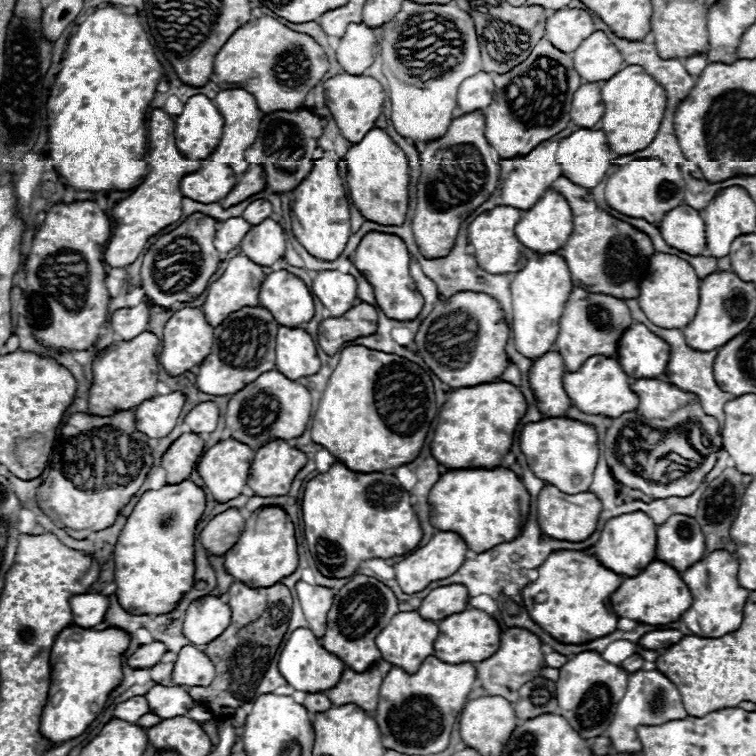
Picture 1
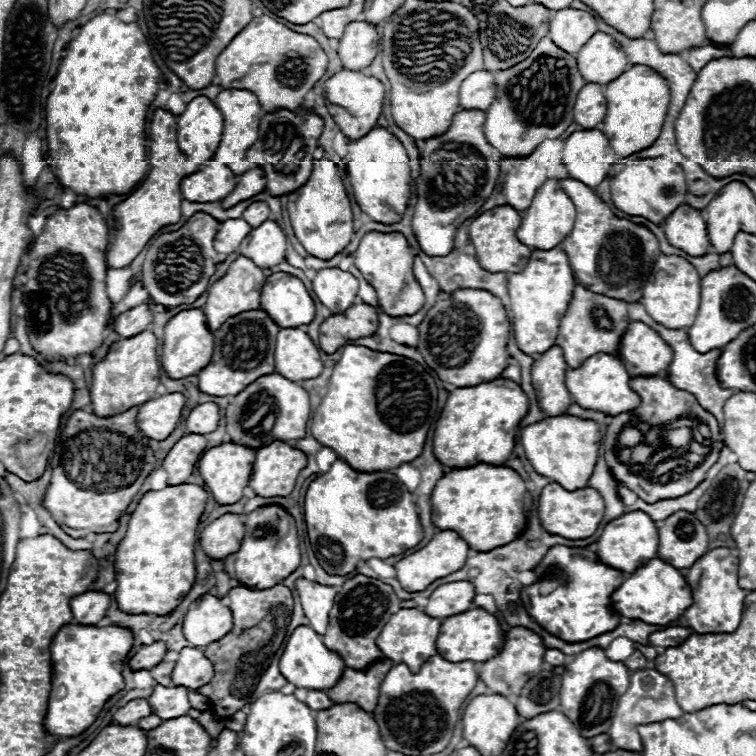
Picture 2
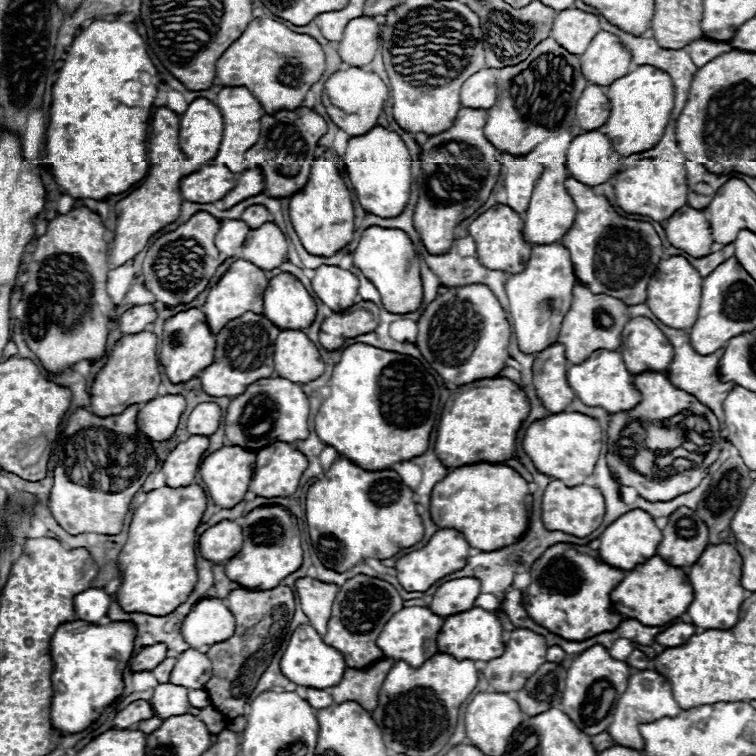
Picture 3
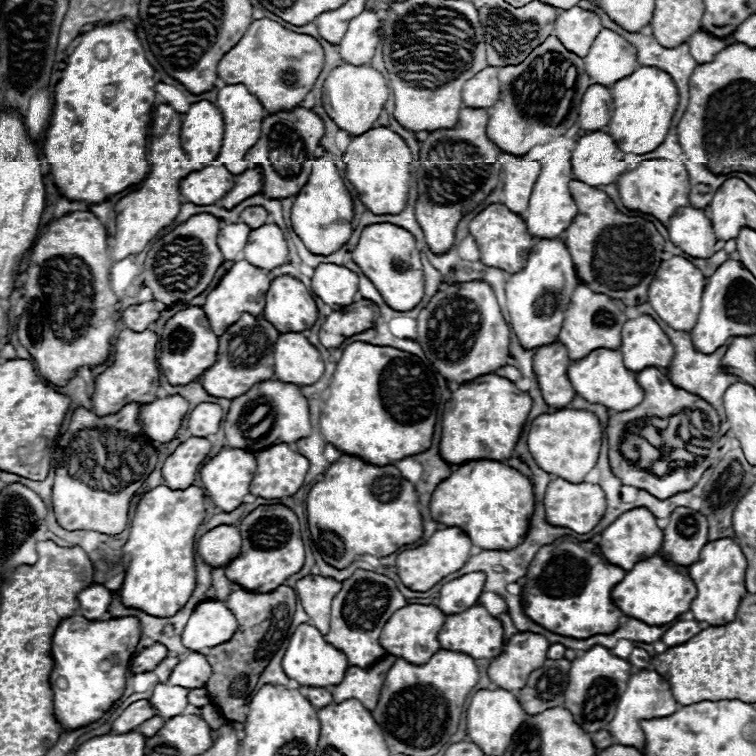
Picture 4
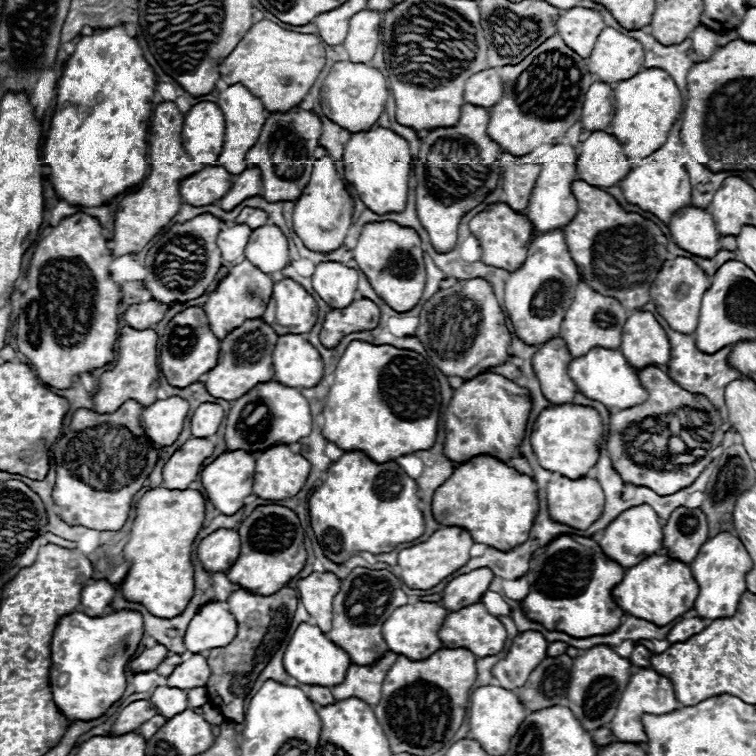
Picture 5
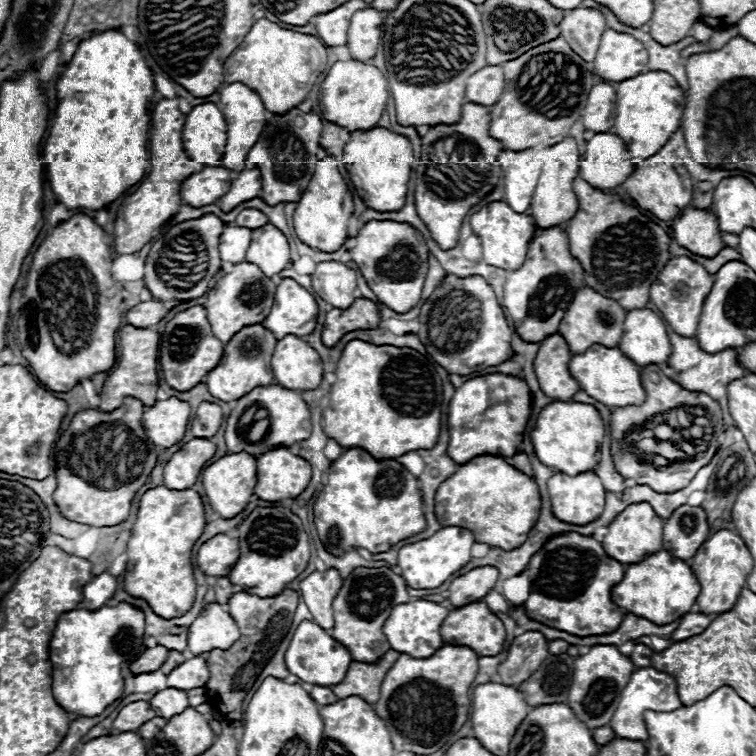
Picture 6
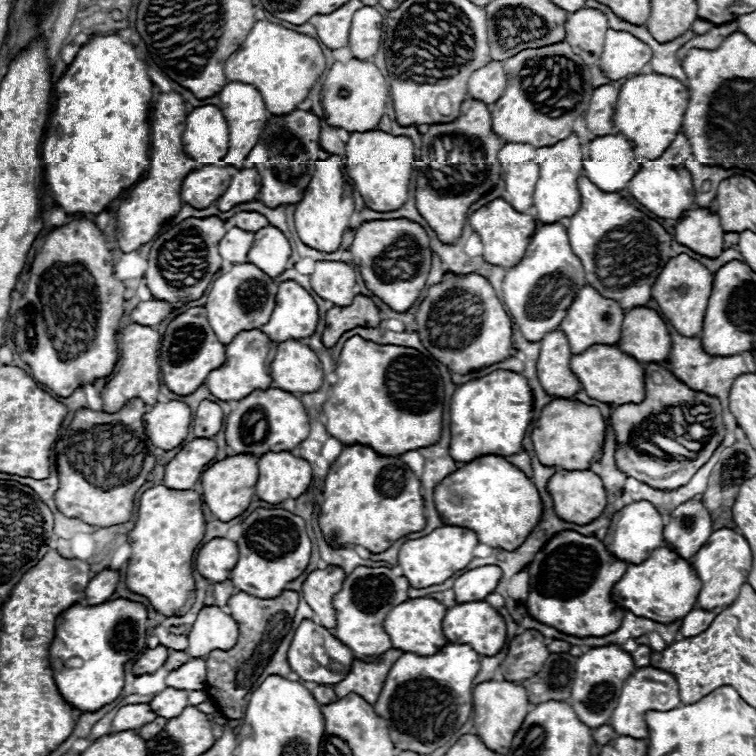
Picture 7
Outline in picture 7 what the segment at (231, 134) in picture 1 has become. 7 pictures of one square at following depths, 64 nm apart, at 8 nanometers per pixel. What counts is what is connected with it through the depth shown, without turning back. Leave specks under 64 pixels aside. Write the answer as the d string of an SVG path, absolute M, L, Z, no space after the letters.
M230 82L226 84L220 92L218 92L218 104L220 110L228 122L228 130L230 130L230 146L228 146L228 154L224 156L224 162L230 166L236 166L238 170L244 168L246 156L250 154L250 150L256 146L260 132L264 130L264 124L268 120L268 110L264 106L264 100L260 96L260 92L250 86L250 84L242 84L242 82Z

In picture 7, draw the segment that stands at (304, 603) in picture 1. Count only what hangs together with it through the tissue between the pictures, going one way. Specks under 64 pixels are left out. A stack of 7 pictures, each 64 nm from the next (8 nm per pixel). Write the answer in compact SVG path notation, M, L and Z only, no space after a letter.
M328 566L324 570L314 570L302 586L304 600L308 600L310 608L318 618L316 622L324 628L336 626L336 610L332 606L332 598L340 592L344 578L346 574L342 568Z

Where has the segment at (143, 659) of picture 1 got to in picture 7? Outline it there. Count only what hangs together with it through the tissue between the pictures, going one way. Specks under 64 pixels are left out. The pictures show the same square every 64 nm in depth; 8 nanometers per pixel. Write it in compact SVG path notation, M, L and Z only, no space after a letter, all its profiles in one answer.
M156 646L152 650L146 650L140 660L134 664L134 674L152 674L156 672L168 658L168 648L164 646Z

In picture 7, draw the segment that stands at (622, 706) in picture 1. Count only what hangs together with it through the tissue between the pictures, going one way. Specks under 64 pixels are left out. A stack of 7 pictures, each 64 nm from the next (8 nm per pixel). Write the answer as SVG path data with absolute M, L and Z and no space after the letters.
M646 666L638 668L622 686L618 704L614 708L614 714L610 716L610 726L618 734L634 734L634 738L648 738L648 726L646 726L646 710L672 710L674 706L680 706L678 696L678 682L672 674Z

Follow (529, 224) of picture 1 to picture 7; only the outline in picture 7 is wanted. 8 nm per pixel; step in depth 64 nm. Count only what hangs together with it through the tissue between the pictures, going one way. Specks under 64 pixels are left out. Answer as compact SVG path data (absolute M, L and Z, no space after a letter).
M572 132L568 138L544 146L536 150L536 162L540 166L540 178L536 182L536 192L534 192L534 206L538 210L538 220L540 222L556 222L562 218L570 218L574 210L580 206L580 194L576 180L582 176L584 170L584 160L582 160L582 150L580 150L580 140Z

